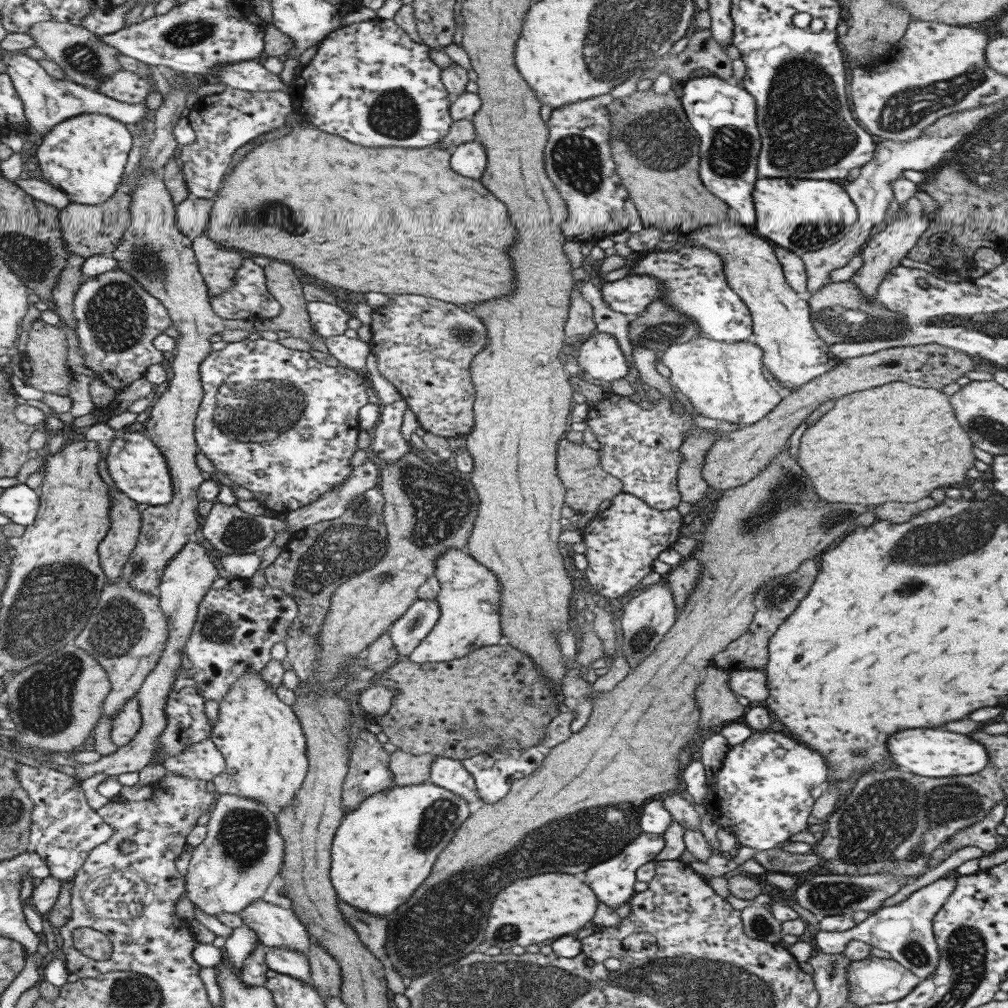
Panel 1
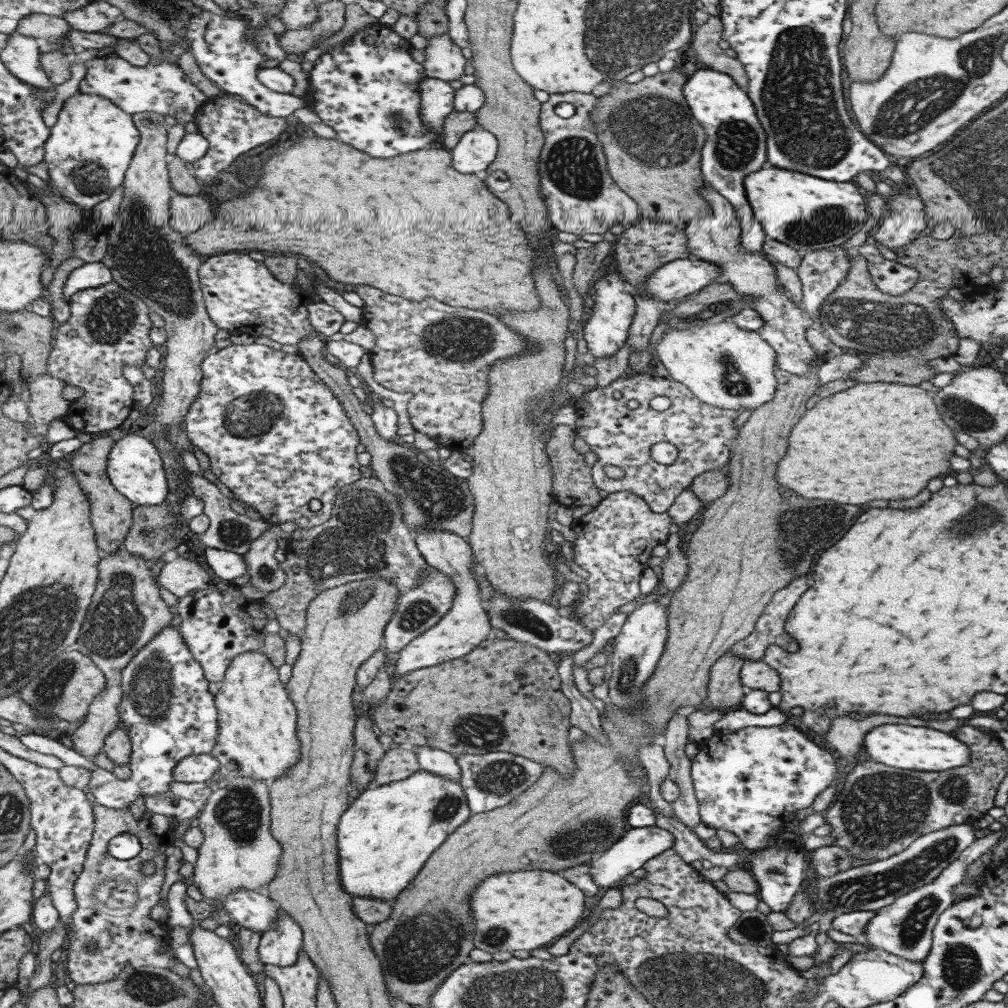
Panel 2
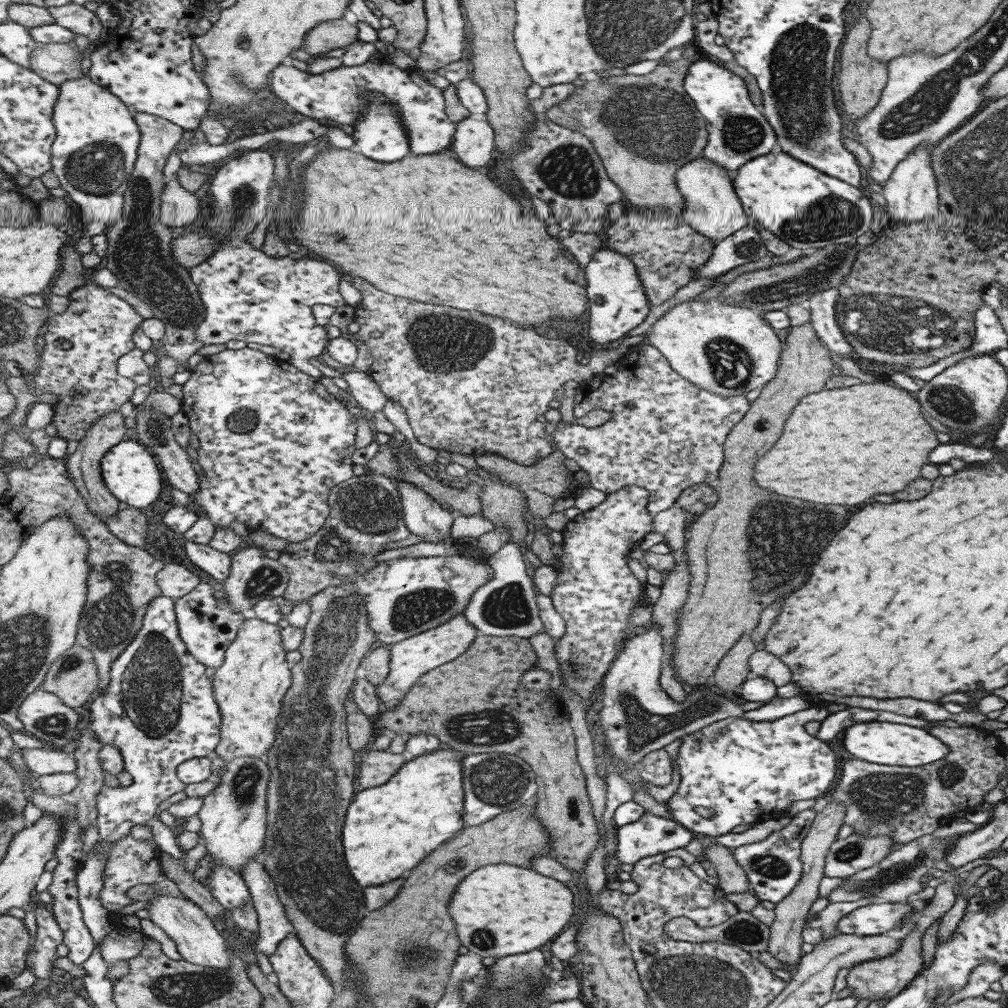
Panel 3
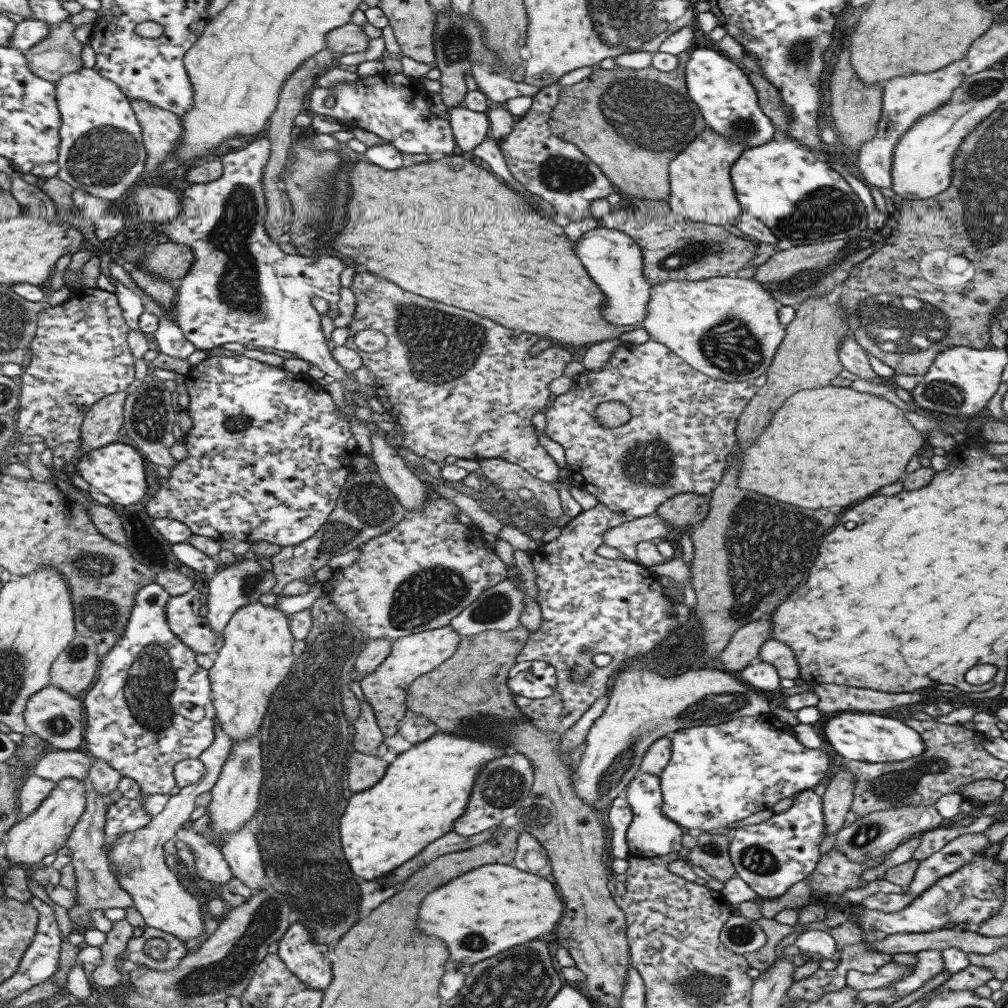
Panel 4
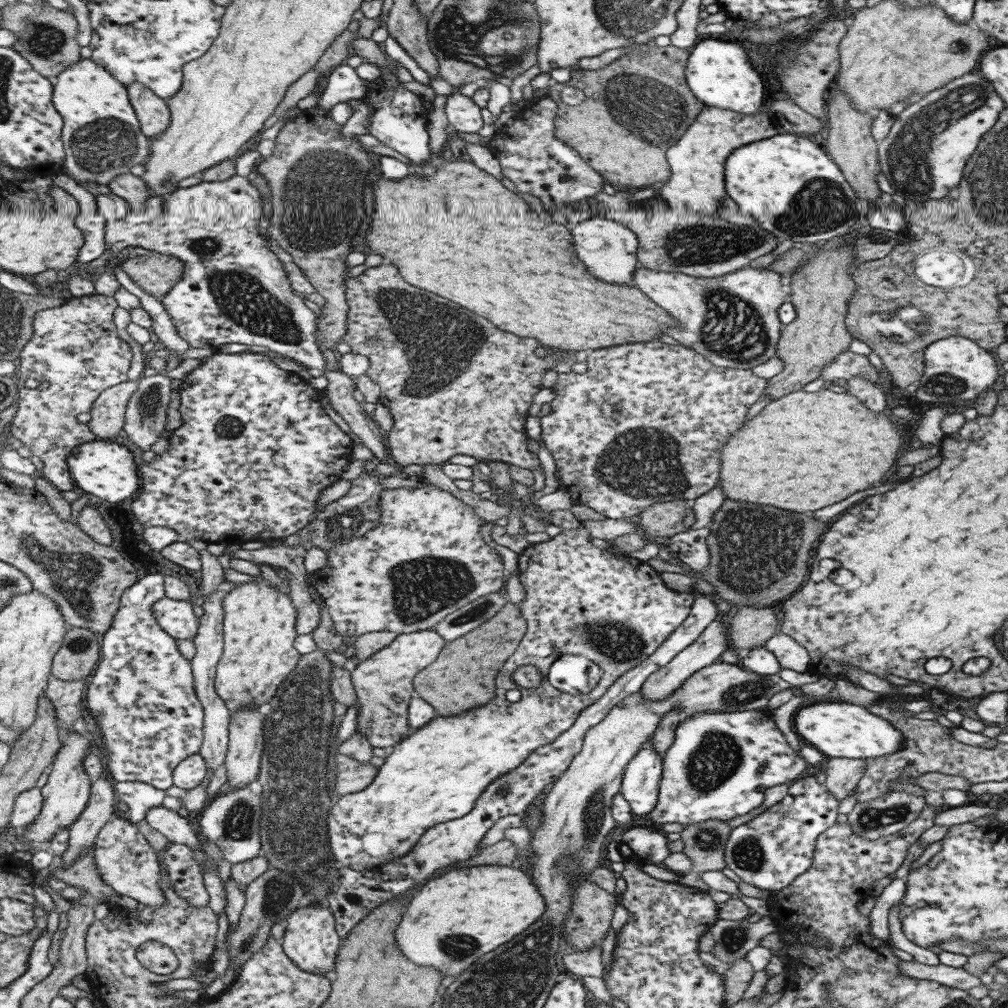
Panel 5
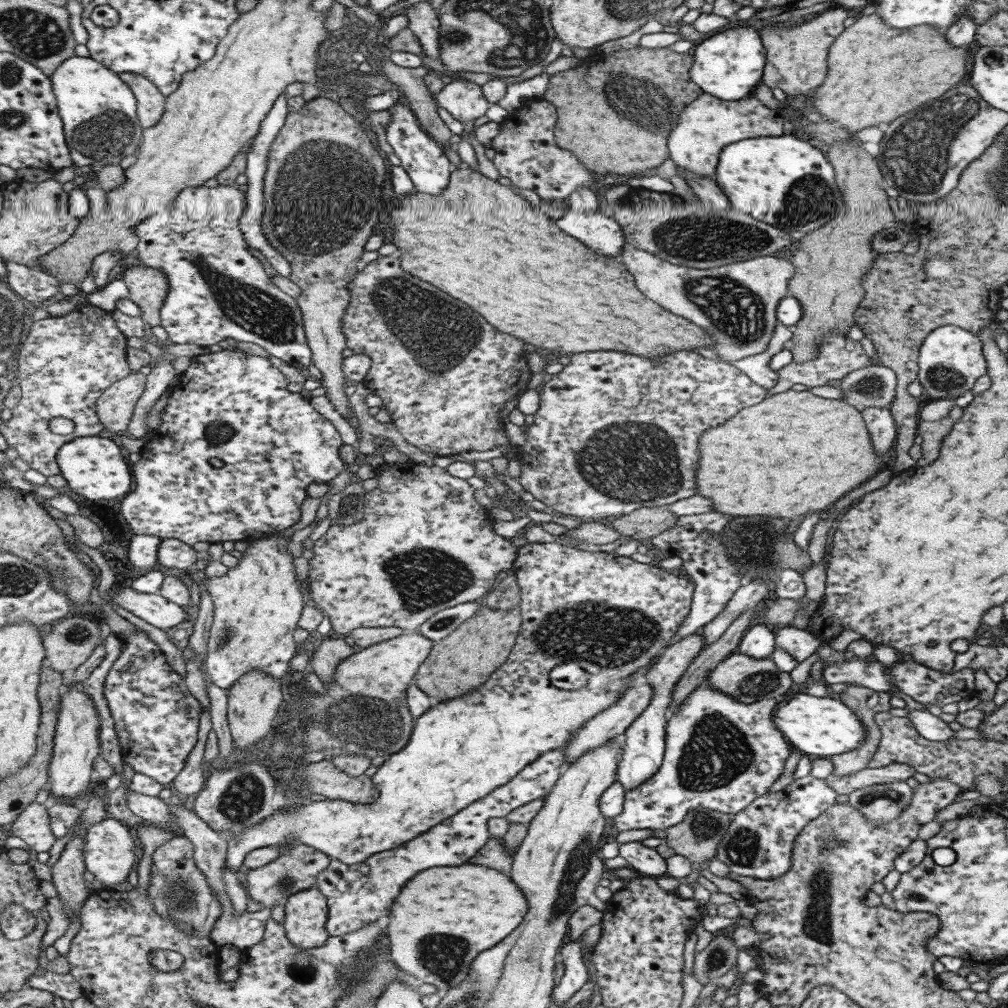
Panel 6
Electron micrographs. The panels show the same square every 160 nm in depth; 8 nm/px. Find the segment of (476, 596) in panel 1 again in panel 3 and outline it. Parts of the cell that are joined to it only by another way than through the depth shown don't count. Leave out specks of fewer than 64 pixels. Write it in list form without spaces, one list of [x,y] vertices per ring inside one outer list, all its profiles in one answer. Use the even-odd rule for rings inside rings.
[[[393,481],[401,493],[403,518],[412,535],[420,537],[425,543],[437,543],[437,541],[451,538],[449,528],[454,516],[446,508],[443,508],[436,500],[432,499],[432,496],[429,496],[409,481]],[[460,613],[435,628],[430,628],[418,635],[399,640],[398,643],[388,646],[390,649],[389,674],[385,676],[385,680],[379,686],[374,687],[376,697],[381,702],[384,713],[389,713],[398,706],[410,688],[426,675],[425,672],[429,672],[429,670],[433,670],[433,668],[437,668],[437,666],[441,666],[463,654],[477,634],[479,634],[477,630]]]

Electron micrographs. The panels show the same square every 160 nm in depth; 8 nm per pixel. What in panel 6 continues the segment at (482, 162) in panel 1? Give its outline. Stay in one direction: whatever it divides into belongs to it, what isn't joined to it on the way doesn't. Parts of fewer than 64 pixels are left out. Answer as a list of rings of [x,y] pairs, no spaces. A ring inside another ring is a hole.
[[[467,79],[452,80],[435,96],[435,102],[461,124],[473,123],[484,116],[490,104],[481,96],[481,88]]]

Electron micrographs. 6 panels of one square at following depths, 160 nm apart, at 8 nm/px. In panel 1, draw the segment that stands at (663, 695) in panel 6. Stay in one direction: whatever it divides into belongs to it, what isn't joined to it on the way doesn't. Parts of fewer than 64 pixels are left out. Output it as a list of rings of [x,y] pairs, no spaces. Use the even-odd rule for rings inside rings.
[[[639,833],[633,840],[625,845],[615,856],[606,861],[595,864],[579,874],[579,879],[583,884],[594,892],[596,898],[606,904],[611,910],[620,904],[627,904],[633,896],[633,883],[635,882],[635,870],[643,866],[645,862],[651,862],[656,854],[663,848],[663,837],[653,833]]]

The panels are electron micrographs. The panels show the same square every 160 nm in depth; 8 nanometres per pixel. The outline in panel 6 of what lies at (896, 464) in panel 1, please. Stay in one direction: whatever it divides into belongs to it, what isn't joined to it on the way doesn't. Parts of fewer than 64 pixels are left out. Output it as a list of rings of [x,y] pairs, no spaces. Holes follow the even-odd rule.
[[[789,389],[763,398],[757,406],[743,408],[723,424],[703,431],[696,447],[699,448],[696,494],[709,498],[717,512],[729,516],[801,516],[833,504],[841,494],[871,478],[881,466],[881,458],[871,450],[860,411],[842,399],[825,400],[807,390]]]

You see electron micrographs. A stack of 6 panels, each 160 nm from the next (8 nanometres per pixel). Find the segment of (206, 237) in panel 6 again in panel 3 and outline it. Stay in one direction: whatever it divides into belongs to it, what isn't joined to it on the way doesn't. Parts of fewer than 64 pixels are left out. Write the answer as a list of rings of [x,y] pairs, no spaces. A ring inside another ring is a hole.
[[[269,146],[254,151],[247,151],[245,154],[235,156],[234,158],[225,161],[224,165],[217,169],[217,173],[214,179],[211,181],[211,185],[208,190],[209,197],[211,198],[212,211],[210,212],[210,217],[206,220],[206,228],[210,232],[215,232],[215,235],[220,237],[220,240],[224,240],[218,247],[217,250],[203,263],[199,266],[194,266],[190,269],[192,274],[193,282],[199,287],[199,294],[202,301],[205,303],[206,315],[205,320],[198,326],[197,339],[205,345],[211,344],[227,344],[231,340],[244,341],[245,343],[256,343],[259,345],[265,345],[270,347],[279,348],[281,351],[289,352],[293,356],[293,364],[309,364],[311,358],[320,360],[321,354],[327,350],[330,344],[329,332],[323,325],[318,323],[318,320],[314,315],[314,306],[320,304],[326,304],[332,307],[345,306],[345,298],[341,296],[339,292],[339,282],[341,282],[341,274],[339,273],[339,268],[333,263],[327,260],[319,261],[316,259],[311,259],[307,257],[301,257],[300,259],[290,258],[290,257],[274,257],[269,256],[262,248],[255,248],[251,242],[249,242],[249,235],[255,232],[255,228],[259,226],[259,222],[269,214],[267,206],[270,202],[270,190],[272,189],[273,180],[276,180],[275,176],[275,164],[273,164],[273,156],[269,154]],[[353,370],[342,372],[348,383],[348,392],[369,416],[373,412],[381,412],[386,396],[379,390],[377,383],[372,381],[369,373]]]

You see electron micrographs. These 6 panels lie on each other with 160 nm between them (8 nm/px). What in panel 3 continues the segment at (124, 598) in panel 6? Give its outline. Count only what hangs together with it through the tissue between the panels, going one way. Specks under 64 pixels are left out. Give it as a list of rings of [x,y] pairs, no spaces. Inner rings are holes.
[[[201,584],[189,594],[177,599],[175,612],[178,616],[180,635],[190,653],[215,670],[219,670],[226,659],[227,649],[237,638],[242,622],[249,618],[246,613],[231,611],[227,602],[221,604],[219,598],[215,598],[213,586],[209,584]]]

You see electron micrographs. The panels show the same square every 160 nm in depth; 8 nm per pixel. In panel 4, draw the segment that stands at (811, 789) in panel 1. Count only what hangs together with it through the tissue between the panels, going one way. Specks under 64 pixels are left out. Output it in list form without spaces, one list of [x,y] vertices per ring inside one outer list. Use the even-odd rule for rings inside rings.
[[[823,684],[818,690],[817,709],[820,714],[834,714],[841,711],[872,712],[887,710],[900,704],[911,704],[926,699],[922,692],[884,693],[879,691],[847,688]],[[771,712],[740,716],[715,726],[679,729],[670,737],[670,759],[660,770],[661,811],[669,821],[684,830],[698,828],[702,832],[721,828],[747,818],[753,813],[770,810],[782,798],[793,798],[803,789],[812,789],[825,780],[829,758],[821,749],[805,748],[793,736],[787,723],[778,721]]]

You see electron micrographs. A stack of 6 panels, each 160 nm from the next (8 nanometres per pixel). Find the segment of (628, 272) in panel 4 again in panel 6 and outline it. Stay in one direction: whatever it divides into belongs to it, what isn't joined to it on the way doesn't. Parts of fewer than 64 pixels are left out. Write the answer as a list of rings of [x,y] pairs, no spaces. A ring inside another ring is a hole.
[[[568,208],[555,226],[603,256],[618,260],[624,244],[621,227],[605,212]]]

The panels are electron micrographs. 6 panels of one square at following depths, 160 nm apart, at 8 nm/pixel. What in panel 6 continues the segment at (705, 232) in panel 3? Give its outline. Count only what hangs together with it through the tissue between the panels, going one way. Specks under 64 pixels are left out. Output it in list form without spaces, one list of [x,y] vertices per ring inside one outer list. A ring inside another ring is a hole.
[[[699,94],[693,102],[678,112],[677,124],[666,138],[668,157],[675,167],[714,180],[714,170],[719,151],[727,144],[756,137],[780,136],[783,133],[782,108],[767,108],[755,97],[741,100],[719,100]]]

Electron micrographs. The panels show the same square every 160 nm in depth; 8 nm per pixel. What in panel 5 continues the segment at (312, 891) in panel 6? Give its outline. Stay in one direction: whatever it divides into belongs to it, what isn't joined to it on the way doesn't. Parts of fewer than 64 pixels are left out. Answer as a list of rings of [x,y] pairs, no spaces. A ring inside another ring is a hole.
[[[327,902],[305,903],[292,912],[284,927],[285,931],[280,941],[291,960],[310,973],[327,976],[333,974],[343,938],[339,936],[336,918]]]

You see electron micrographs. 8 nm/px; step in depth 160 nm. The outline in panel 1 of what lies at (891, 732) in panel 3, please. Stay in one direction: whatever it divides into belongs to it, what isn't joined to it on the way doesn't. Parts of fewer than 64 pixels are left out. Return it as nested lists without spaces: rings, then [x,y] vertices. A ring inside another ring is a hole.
[[[901,730],[887,738],[887,752],[893,764],[907,768],[913,774],[927,778],[943,778],[944,776],[965,776],[975,774],[987,764],[987,755],[983,746],[969,736],[945,732],[945,730]]]

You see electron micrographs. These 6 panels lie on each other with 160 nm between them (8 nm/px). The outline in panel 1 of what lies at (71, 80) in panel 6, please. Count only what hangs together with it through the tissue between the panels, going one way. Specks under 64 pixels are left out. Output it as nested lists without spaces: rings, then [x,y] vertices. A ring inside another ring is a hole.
[[[82,114],[57,124],[42,140],[35,154],[37,174],[65,192],[71,203],[101,205],[121,190],[119,182],[133,148],[134,136],[127,124],[108,114]]]

